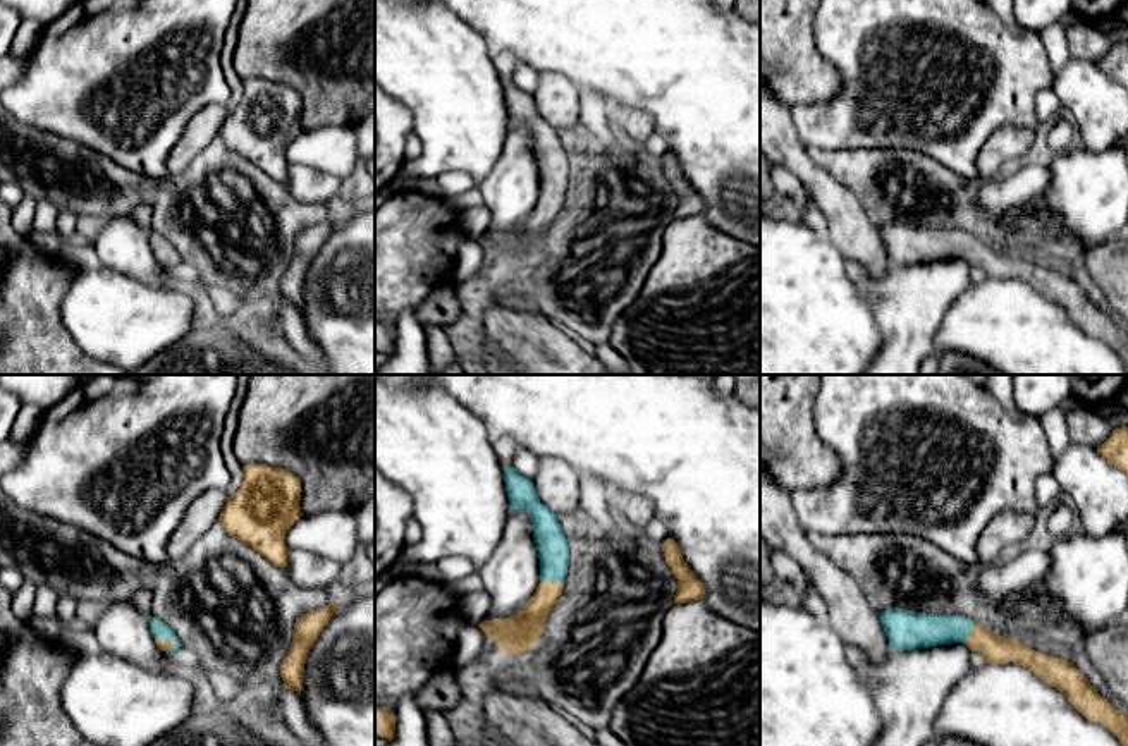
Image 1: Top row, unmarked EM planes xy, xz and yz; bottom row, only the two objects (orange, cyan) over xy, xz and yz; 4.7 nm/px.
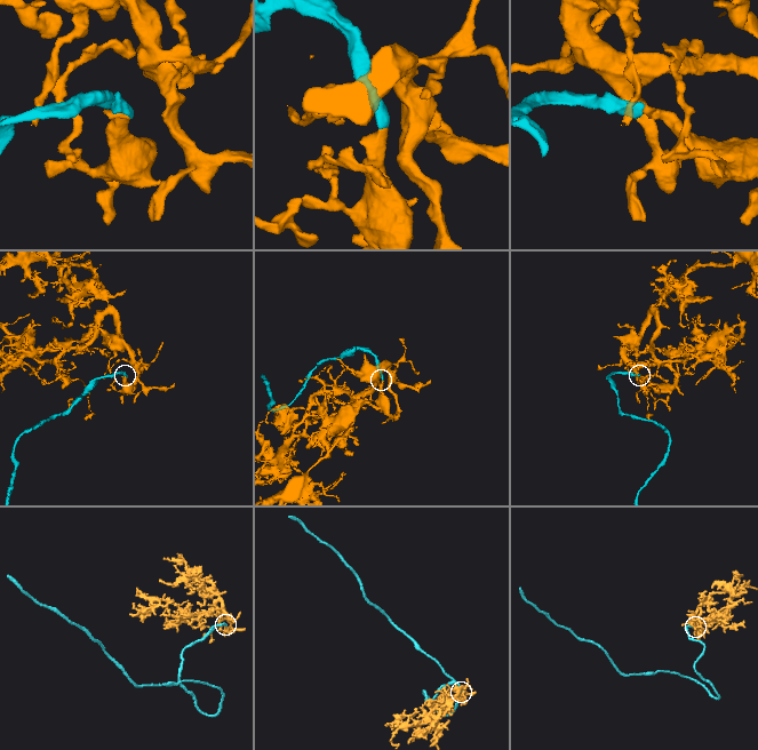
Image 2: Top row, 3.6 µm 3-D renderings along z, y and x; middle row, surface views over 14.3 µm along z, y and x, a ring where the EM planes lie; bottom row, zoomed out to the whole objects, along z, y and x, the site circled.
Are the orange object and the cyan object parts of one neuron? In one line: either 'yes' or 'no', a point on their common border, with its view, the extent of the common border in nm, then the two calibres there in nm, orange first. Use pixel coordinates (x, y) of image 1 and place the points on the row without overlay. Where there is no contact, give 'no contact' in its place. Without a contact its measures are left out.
yes; contact xy (165, 255); length 110 nm; calibres 60 and 80 nm

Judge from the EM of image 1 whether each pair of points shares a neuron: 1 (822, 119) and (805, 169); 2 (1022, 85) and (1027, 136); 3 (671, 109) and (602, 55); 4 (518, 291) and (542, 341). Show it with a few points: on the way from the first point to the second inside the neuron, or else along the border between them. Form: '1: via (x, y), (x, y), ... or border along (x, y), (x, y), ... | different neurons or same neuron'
1: border along (790, 109), (795, 131), (805, 148) | different neurons
2: border along (1034, 128), (999, 126), (987, 140) | different neurons
3: via (654, 91), (619, 57) | same neuron
4: border along (497, 305), (514, 311), (537, 313) | different neurons

